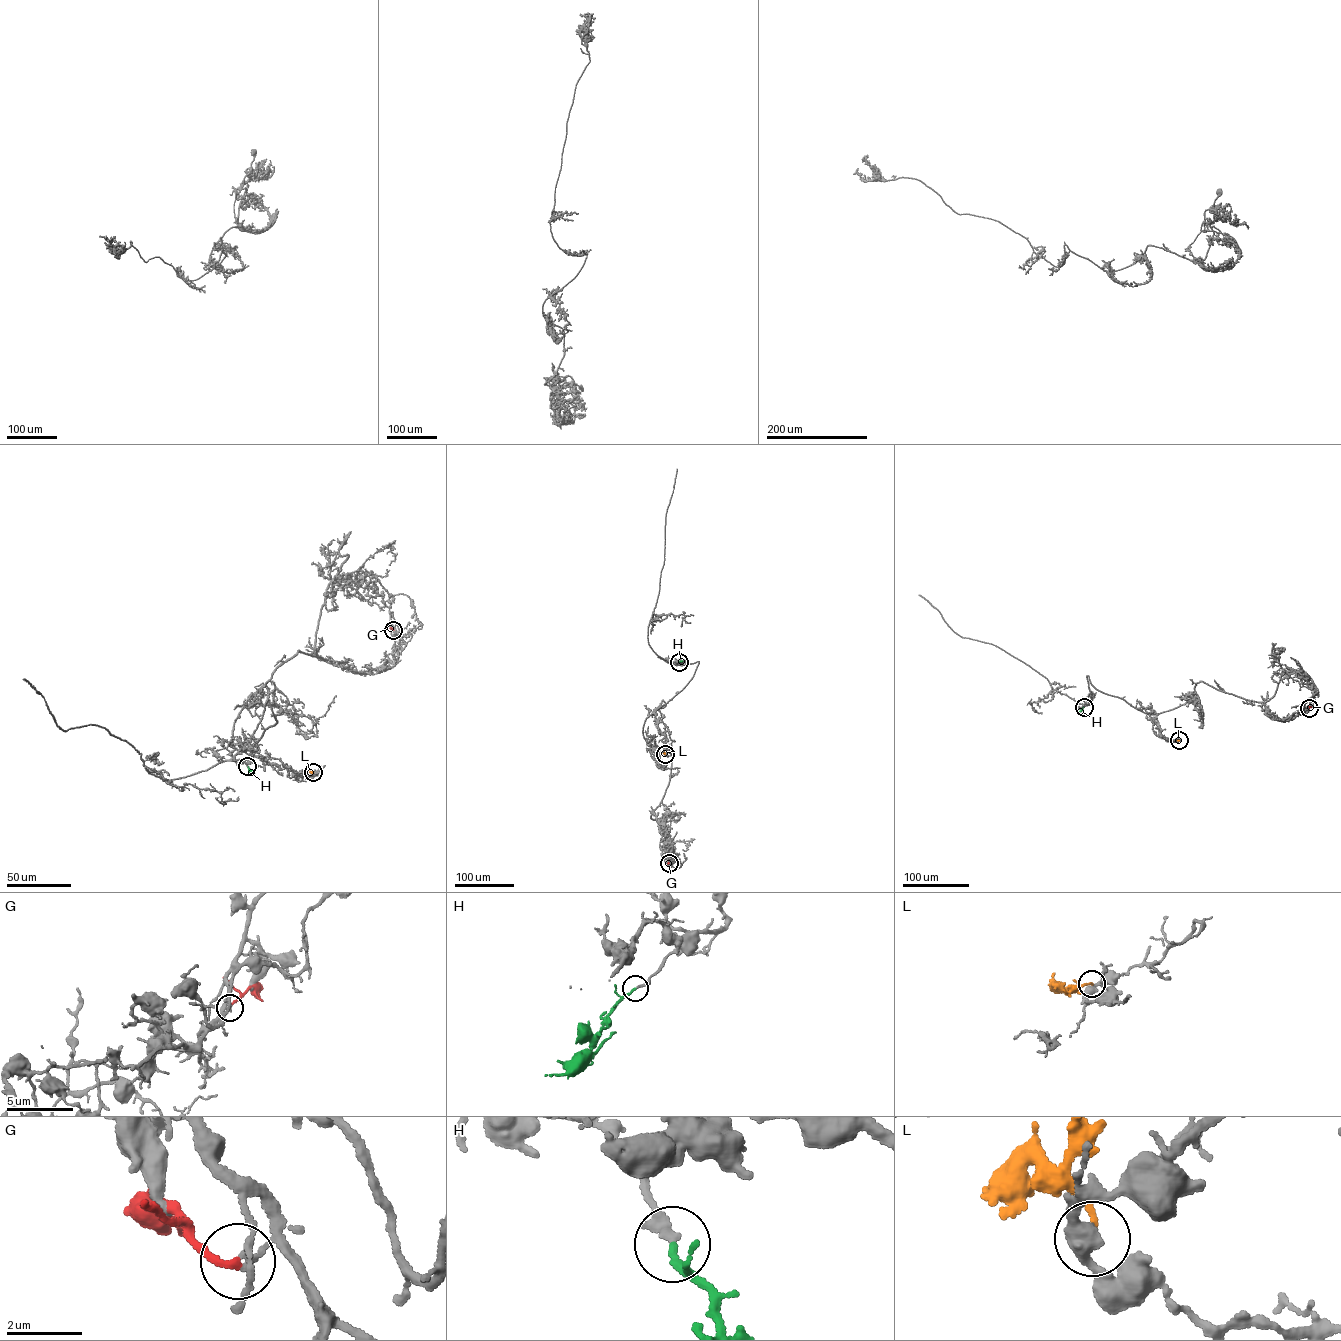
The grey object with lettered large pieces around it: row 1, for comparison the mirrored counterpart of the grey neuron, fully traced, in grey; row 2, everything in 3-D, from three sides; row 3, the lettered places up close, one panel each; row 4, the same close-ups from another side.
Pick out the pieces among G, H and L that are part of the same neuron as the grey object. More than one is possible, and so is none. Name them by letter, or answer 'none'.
H

